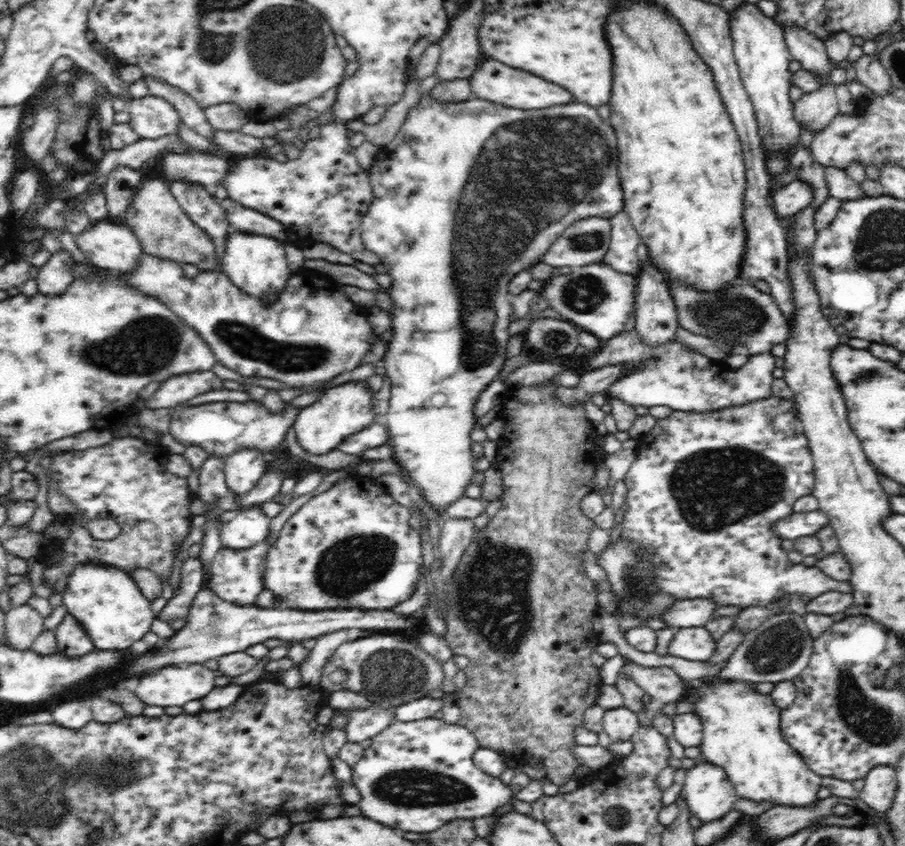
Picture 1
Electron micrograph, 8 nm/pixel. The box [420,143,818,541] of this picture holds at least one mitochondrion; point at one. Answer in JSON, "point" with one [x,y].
{"point":[715,488]}

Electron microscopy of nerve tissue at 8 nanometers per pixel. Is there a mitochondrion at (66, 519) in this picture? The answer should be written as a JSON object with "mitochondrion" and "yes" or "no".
{"mitochondrion":"no"}

